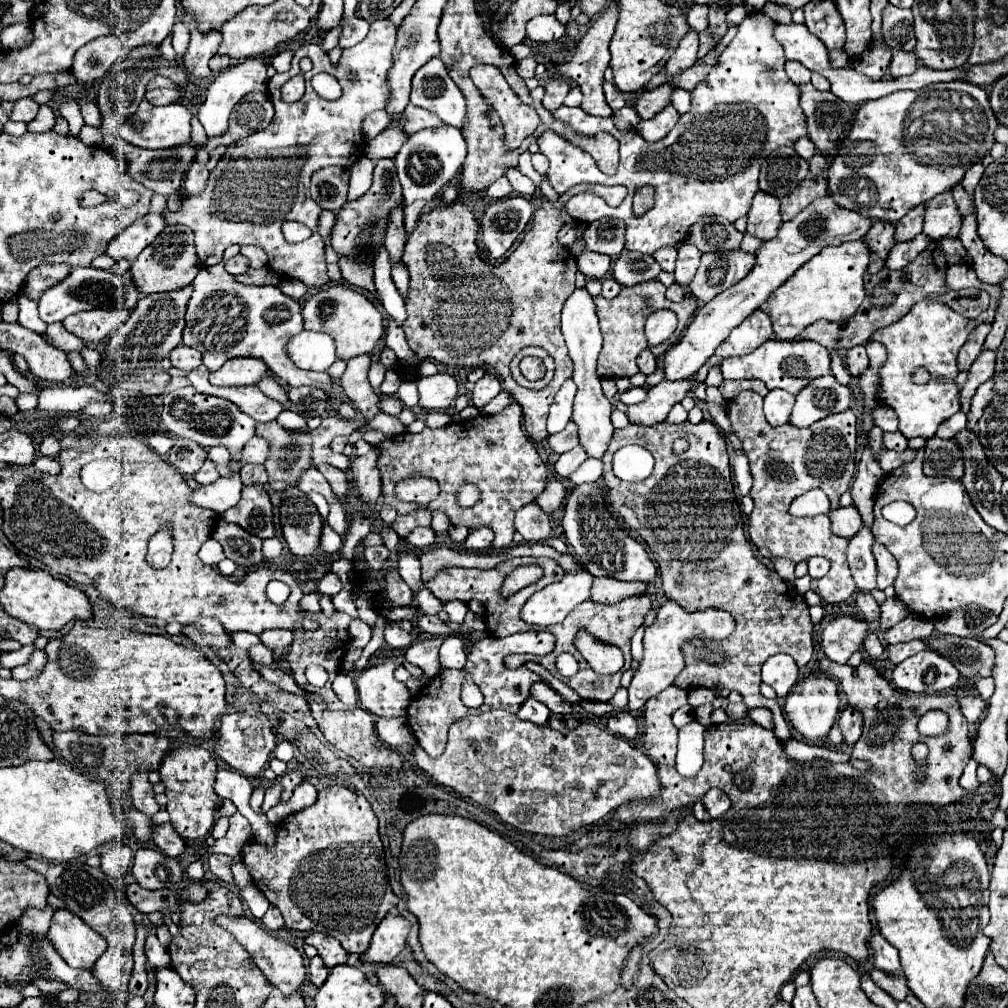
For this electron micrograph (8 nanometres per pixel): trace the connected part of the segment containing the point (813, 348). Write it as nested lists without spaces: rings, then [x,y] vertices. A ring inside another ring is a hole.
[[[768,339],[764,345],[760,345],[748,355],[724,359],[720,369],[724,379],[762,379],[768,389],[784,389],[792,395],[798,395],[810,379],[830,373],[830,353],[816,341]]]

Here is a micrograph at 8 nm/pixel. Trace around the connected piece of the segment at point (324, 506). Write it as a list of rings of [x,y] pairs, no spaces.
[[[311,492],[307,496],[314,503],[314,505],[316,505],[321,517],[323,519],[327,518],[329,514],[329,505],[326,499],[322,495],[315,492]]]

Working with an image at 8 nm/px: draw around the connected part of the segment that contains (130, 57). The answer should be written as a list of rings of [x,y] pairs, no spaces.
[[[144,45],[144,47],[136,47],[132,49],[124,59],[120,59],[110,71],[108,75],[102,79],[102,85],[98,89],[98,109],[100,109],[100,115],[102,115],[102,133],[104,135],[116,135],[118,127],[128,121],[136,109],[138,109],[138,103],[142,101],[144,97],[144,91],[146,91],[146,83],[156,75],[156,73],[162,73],[162,75],[168,75],[178,87],[188,87],[190,81],[188,81],[188,75],[186,71],[182,71],[178,65],[168,65],[158,47],[154,45]]]

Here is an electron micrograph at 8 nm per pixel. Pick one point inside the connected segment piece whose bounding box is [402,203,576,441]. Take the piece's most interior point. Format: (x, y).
(462, 313)

